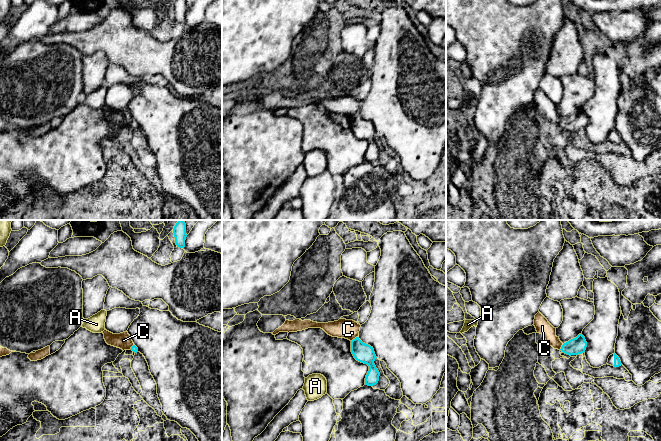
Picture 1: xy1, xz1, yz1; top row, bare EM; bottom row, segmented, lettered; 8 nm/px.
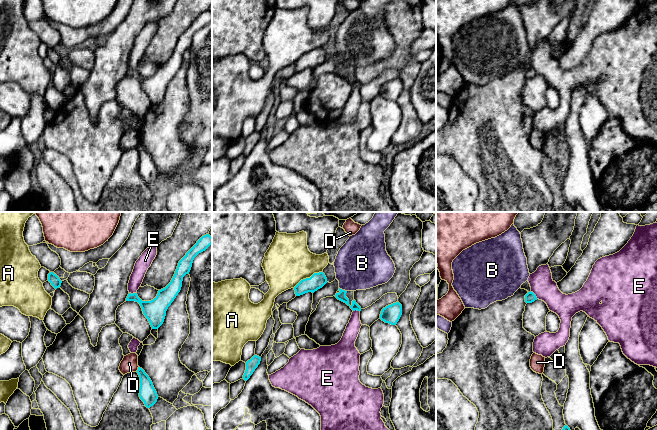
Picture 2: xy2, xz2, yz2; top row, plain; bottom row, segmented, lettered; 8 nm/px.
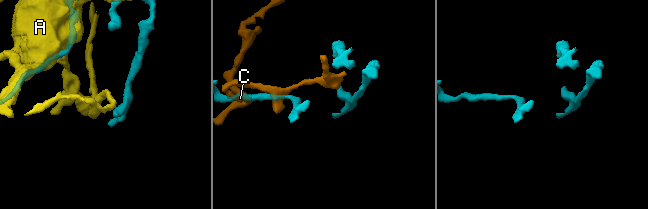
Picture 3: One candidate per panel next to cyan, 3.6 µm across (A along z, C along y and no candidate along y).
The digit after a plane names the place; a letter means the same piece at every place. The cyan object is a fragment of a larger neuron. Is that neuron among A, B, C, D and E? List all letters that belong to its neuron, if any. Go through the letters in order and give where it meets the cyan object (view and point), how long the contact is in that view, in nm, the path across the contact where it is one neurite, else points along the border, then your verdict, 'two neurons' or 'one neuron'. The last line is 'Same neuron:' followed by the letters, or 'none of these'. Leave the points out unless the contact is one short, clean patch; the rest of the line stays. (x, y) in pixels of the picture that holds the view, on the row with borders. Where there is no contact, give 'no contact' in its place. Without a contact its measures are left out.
A: meets cyan in xz2 at (307, 278); contact 260 nm long; two neurons
B: meets cyan in xz2 at (343, 290); contact 70 nm long; one neuron
C: meets cyan in xz1 at (355, 338); contact 70 nm long; border along xz1 (357, 336), (351, 341); two neurons
D: meets cyan in xy2 at (138, 369); contact 50 nm long; border along xy2 (138, 366), (136, 371); two neurons
E: meets cyan in yz2 at (534, 294); contact 90 nm long; border along yz2 (530, 291), (537, 298); two neurons
Same neuron: B

